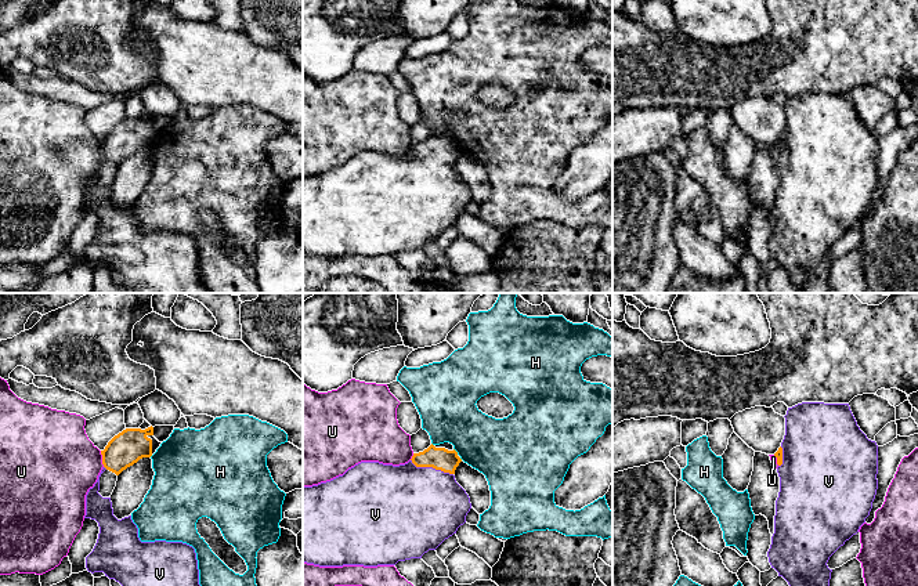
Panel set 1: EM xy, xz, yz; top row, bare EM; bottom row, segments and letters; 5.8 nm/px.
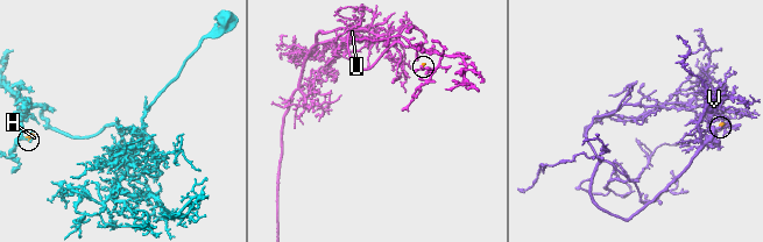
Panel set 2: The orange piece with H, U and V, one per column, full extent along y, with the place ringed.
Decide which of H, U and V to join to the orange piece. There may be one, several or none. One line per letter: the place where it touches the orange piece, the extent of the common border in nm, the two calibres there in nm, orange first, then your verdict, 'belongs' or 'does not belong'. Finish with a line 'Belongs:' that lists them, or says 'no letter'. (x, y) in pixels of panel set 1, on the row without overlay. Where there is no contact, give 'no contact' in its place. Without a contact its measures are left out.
H: contact xz (455, 141); length 50 nm; calibres 130 and 340 nm; does not belong
U: contact xy (102, 149); length 100 nm; calibres 200 and 440 nm; does not belong
V: contact xz (432, 156); length 260 nm; calibres 130 and 460 nm; belongs
Belongs: V

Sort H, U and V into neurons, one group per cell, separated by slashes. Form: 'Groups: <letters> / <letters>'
Groups: H / U / V

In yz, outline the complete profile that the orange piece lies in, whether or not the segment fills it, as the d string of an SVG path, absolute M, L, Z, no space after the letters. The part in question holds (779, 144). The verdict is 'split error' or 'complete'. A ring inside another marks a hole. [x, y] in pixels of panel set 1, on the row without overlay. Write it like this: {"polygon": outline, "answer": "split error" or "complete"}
{"polygon": "M802 93L792 98L788 98L785 108L785 126L781 137L774 144L777 148L777 163L780 167L780 182L776 191L776 206L774 206L774 224L771 227L771 235L767 242L769 253L771 258L783 267L791 281L800 287L800 293L832 293L828 287L828 276L832 260L828 258L827 253L830 247L845 235L853 225L856 225L860 217L865 213L872 199L872 192L878 180L878 135L875 131L867 129L860 120L857 112L850 101L849 94L824 94L824 93Z", "answer": "split error"}

